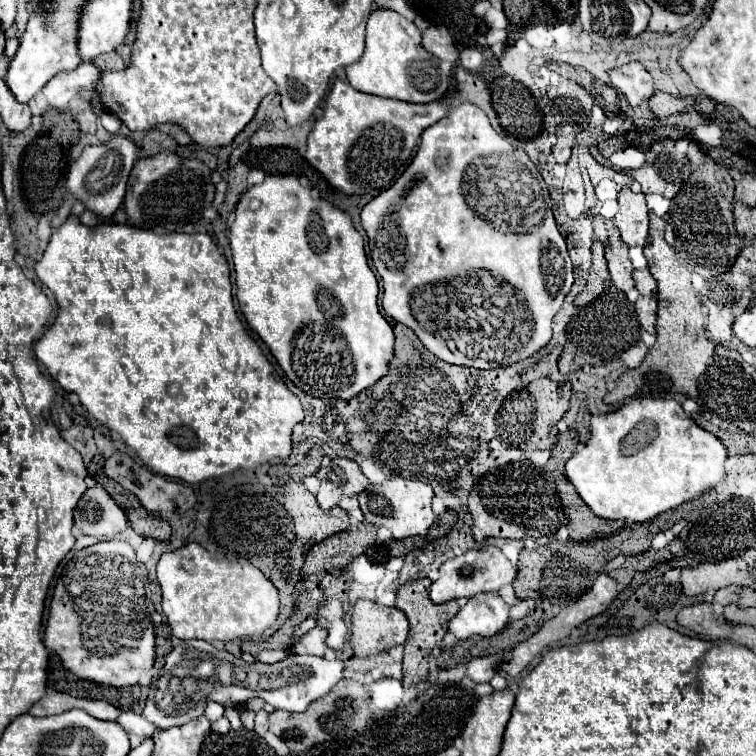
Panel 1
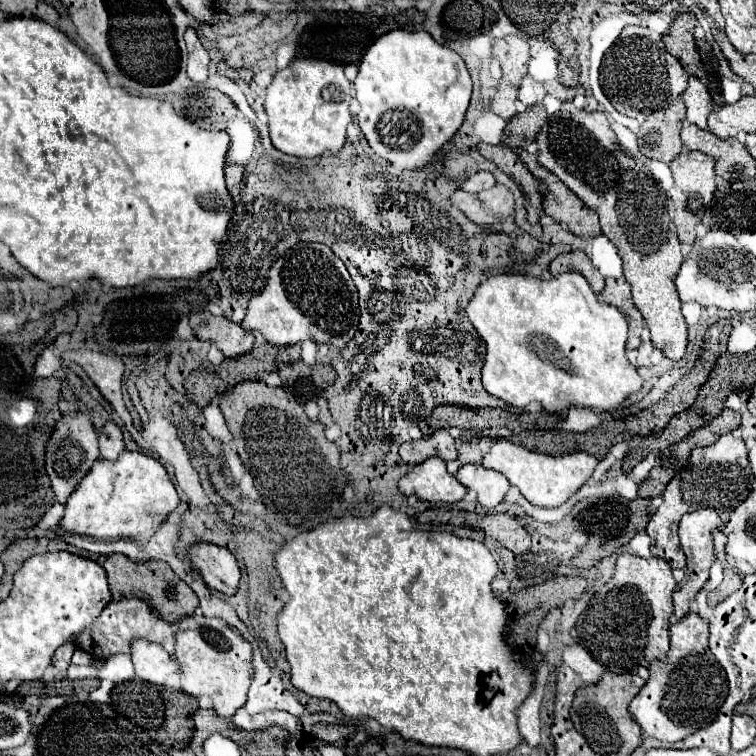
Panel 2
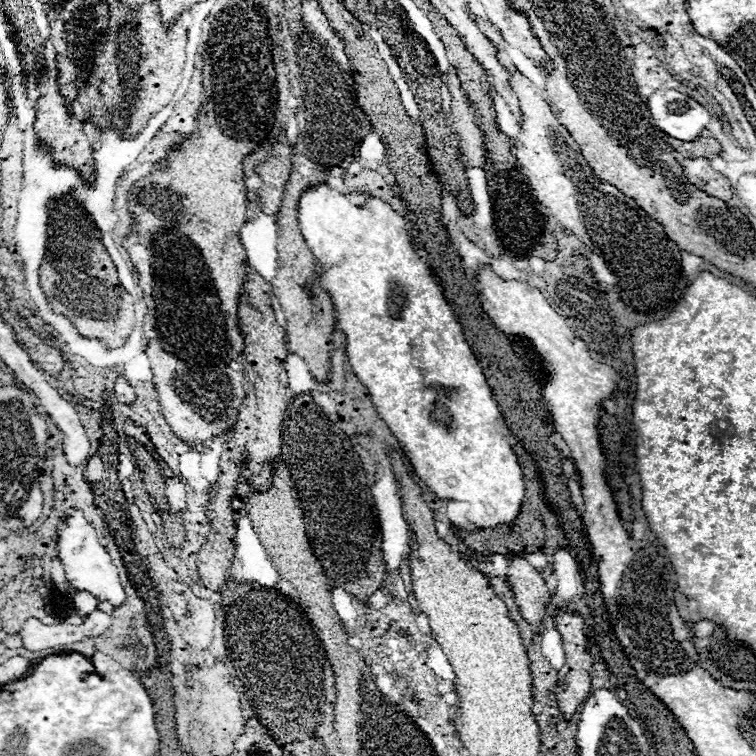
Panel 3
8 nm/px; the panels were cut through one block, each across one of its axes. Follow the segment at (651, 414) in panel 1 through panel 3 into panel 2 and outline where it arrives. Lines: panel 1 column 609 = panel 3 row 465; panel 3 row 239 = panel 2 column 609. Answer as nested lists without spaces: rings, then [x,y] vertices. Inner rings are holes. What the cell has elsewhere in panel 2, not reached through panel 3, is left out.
[[[564,272],[558,278],[540,280],[526,274],[496,274],[484,280],[466,306],[466,316],[486,342],[486,360],[482,366],[482,384],[492,394],[512,406],[540,402],[548,412],[560,412],[568,406],[586,406],[610,410],[628,394],[642,388],[642,378],[624,356],[628,322],[624,314],[598,302],[586,278],[578,272]]]

